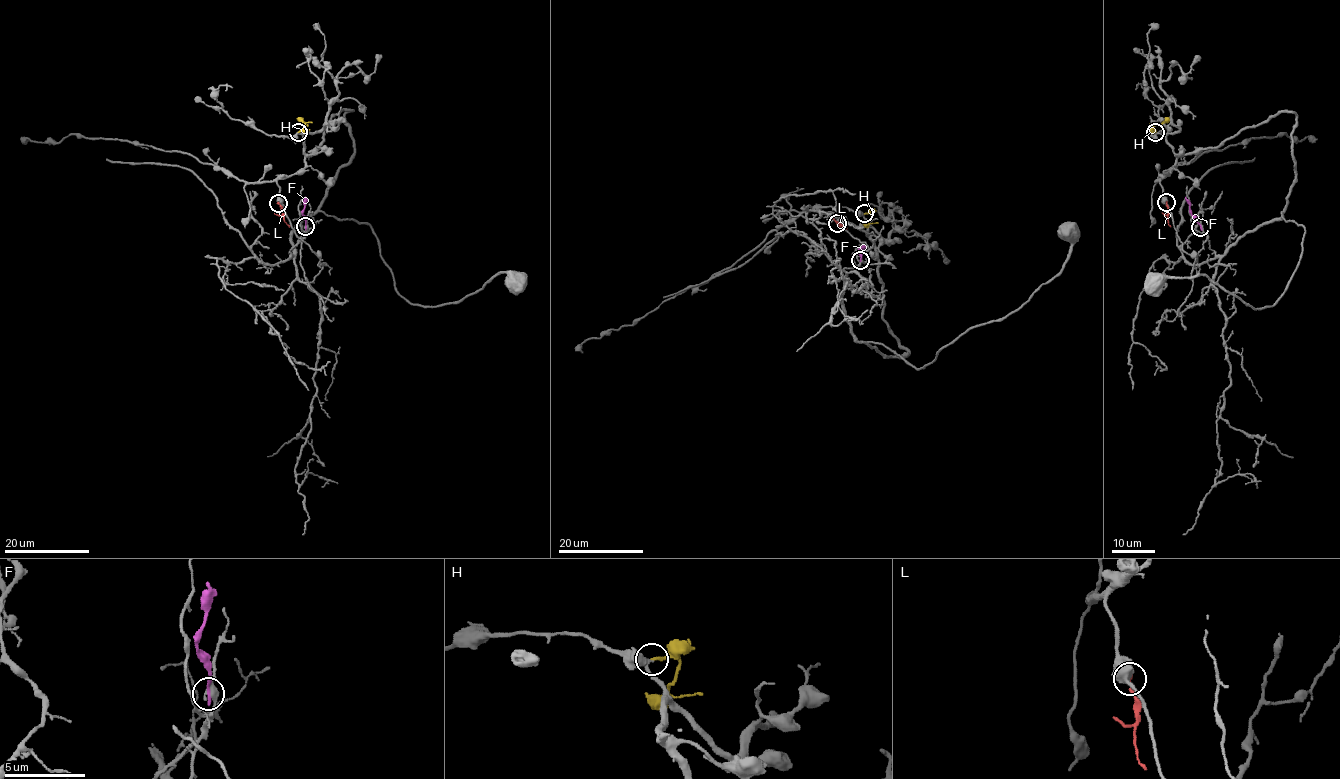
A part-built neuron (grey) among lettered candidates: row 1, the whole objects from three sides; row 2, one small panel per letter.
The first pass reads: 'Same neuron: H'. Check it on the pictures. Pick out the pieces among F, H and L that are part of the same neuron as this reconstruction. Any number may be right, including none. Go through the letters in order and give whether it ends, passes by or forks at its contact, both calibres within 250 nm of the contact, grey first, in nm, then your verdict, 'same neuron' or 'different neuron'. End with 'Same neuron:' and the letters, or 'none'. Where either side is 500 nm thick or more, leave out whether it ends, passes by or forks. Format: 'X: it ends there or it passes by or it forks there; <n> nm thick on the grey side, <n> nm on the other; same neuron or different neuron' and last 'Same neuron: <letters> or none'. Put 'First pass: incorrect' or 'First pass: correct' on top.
First pass: correct
F: it ends there; 320 nm thick on the grey side, 240 nm on the other; different neuron
H: it ends there; 240 nm thick on the grey side, 200 nm on the other; same neuron
L: 550 nm thick on the grey side, 200 nm on the other; different neuron
Same neuron: H

